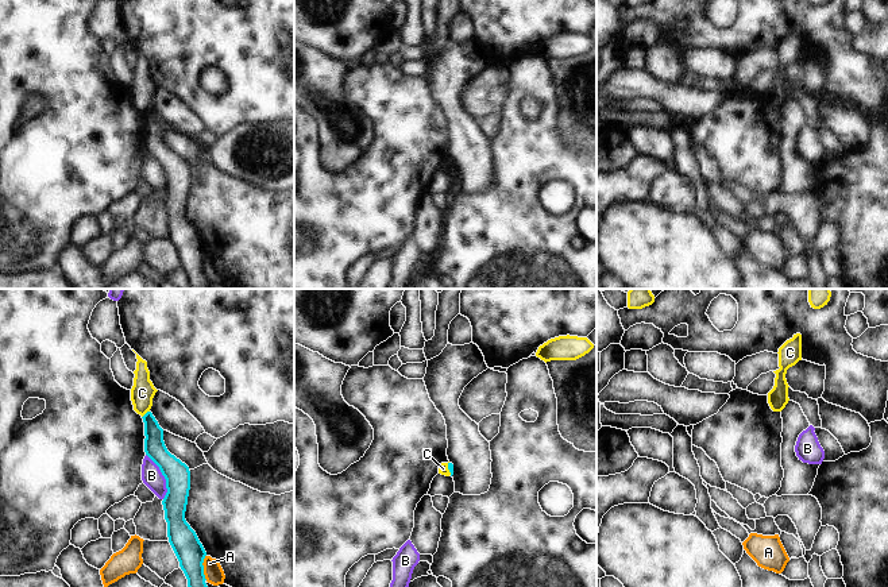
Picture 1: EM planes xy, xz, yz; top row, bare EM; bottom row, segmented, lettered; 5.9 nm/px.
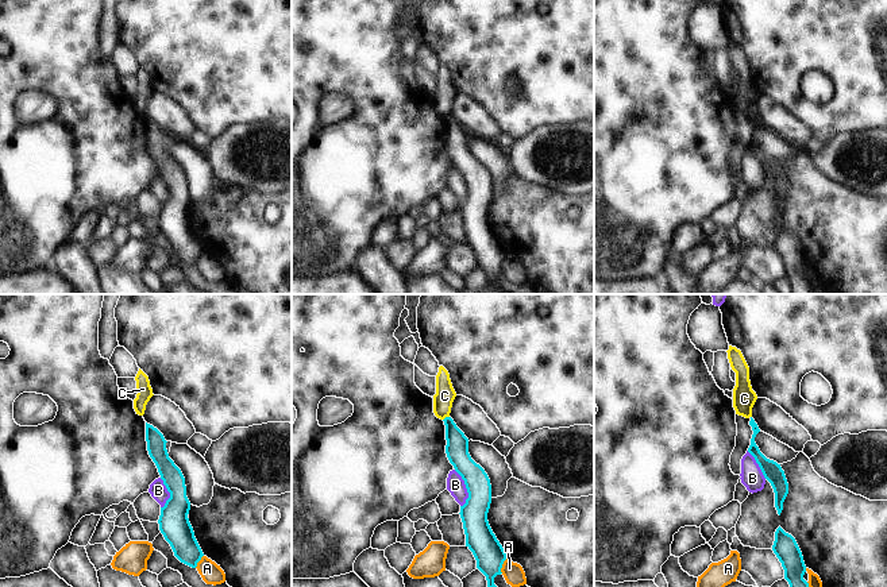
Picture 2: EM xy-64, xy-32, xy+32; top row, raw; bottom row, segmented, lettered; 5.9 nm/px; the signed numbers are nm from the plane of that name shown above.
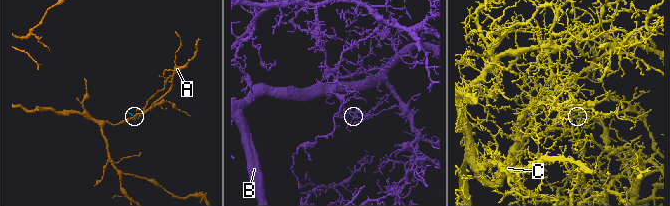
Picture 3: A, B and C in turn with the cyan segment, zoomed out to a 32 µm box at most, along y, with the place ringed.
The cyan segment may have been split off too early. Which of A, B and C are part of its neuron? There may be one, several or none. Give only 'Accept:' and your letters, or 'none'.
Accept: none

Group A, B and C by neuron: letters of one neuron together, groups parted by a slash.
A / B / C

